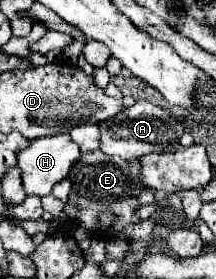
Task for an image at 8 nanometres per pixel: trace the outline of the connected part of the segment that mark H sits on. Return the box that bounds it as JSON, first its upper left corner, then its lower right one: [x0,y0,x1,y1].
[18,135,82,197]

